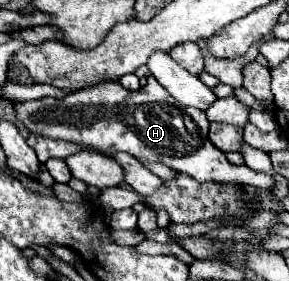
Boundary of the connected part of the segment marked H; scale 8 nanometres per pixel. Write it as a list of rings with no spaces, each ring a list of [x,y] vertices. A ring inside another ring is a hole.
[[[151,74],[147,86],[129,92],[119,82],[101,82],[93,88],[77,90],[63,100],[39,98],[17,102],[17,118],[33,132],[49,138],[85,144],[89,150],[101,154],[129,152],[139,160],[161,162],[171,170],[185,172],[197,182],[223,182],[223,184],[249,184],[255,188],[273,188],[273,178],[255,172],[249,166],[233,166],[227,162],[225,152],[219,152],[207,136],[209,120],[199,108],[183,108]]]

